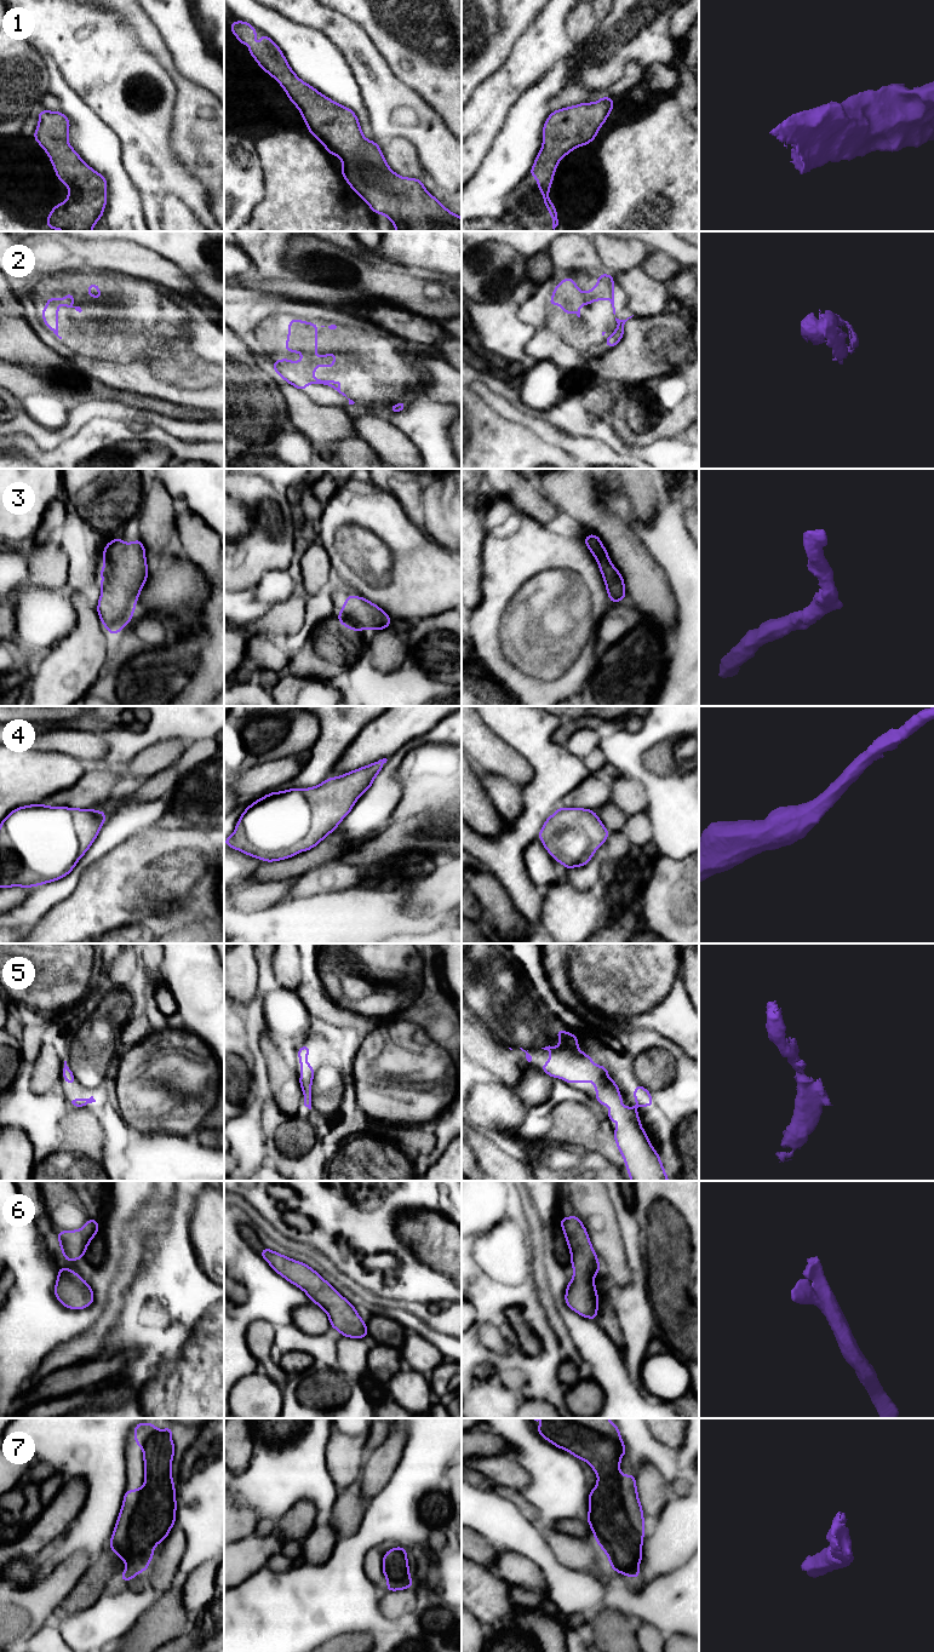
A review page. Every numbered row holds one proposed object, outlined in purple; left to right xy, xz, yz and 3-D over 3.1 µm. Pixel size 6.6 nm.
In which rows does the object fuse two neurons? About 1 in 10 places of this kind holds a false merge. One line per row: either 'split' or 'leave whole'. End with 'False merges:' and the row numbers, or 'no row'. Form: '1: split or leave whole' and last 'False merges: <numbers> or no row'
1: leave whole
2: leave whole
3: leave whole
4: leave whole
5: leave whole
6: leave whole
7: leave whole
False merges: no row

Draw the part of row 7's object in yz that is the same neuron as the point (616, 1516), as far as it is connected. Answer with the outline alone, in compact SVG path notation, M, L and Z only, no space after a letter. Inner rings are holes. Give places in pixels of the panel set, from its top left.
M544 1418L537 1432L556 1447L588 1462L597 1474L596 1486L589 1491L586 1521L614 1572L637 1578L644 1518L634 1473L620 1474L620 1458L626 1449L618 1426L609 1418Z

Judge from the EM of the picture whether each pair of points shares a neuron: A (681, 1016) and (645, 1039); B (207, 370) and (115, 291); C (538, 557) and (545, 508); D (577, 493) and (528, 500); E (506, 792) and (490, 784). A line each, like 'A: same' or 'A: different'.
A: different
B: same
C: different
D: different
E: same

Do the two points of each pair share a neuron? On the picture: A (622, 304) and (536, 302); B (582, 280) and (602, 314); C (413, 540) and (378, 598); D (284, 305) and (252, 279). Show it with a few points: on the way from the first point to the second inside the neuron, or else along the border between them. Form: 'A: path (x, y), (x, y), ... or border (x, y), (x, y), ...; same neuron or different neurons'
A: path (600, 304), (557, 303); same neuron
B: path (582, 288), (582, 293), (594, 305); same neuron
C: path (413, 556), (413, 569), (394, 589); same neuron
D: border (239, 285), (246, 288), (257, 288), (294, 298); different neurons

